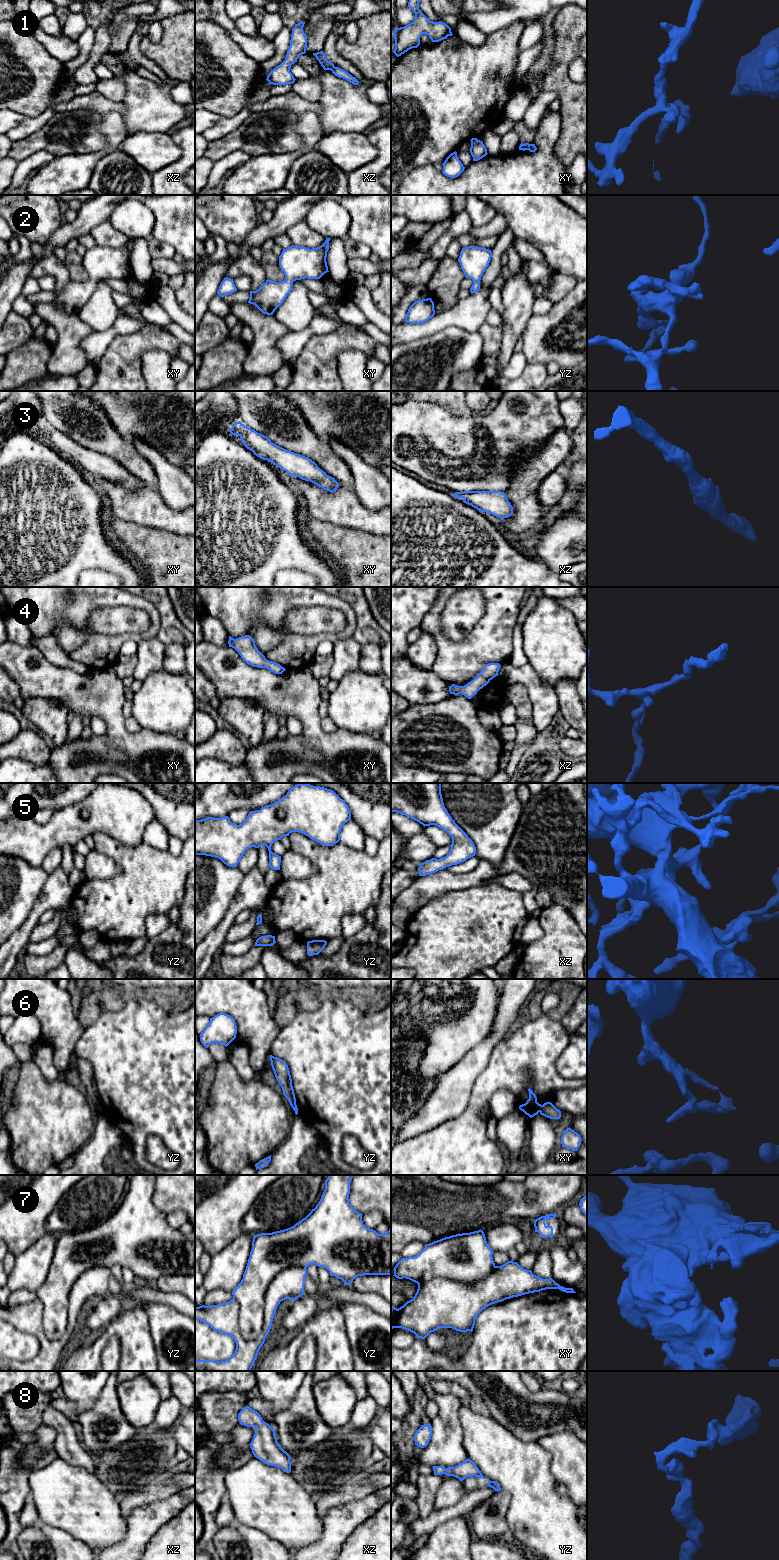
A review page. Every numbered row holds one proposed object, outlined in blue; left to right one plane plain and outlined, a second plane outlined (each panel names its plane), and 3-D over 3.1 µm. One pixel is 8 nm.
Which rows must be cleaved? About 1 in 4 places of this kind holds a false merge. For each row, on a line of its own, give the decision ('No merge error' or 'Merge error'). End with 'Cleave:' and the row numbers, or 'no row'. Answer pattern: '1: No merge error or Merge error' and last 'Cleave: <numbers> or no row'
1: Merge error
2: No merge error
3: No merge error
4: No merge error
5: No merge error
6: Merge error
7: No merge error
8: No merge error
Cleave: 1, 6

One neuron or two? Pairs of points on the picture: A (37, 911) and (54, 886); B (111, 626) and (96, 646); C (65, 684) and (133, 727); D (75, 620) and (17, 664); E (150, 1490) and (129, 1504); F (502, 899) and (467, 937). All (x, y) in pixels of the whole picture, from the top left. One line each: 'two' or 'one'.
A: one
B: two
C: two
D: two
E: one
F: one

